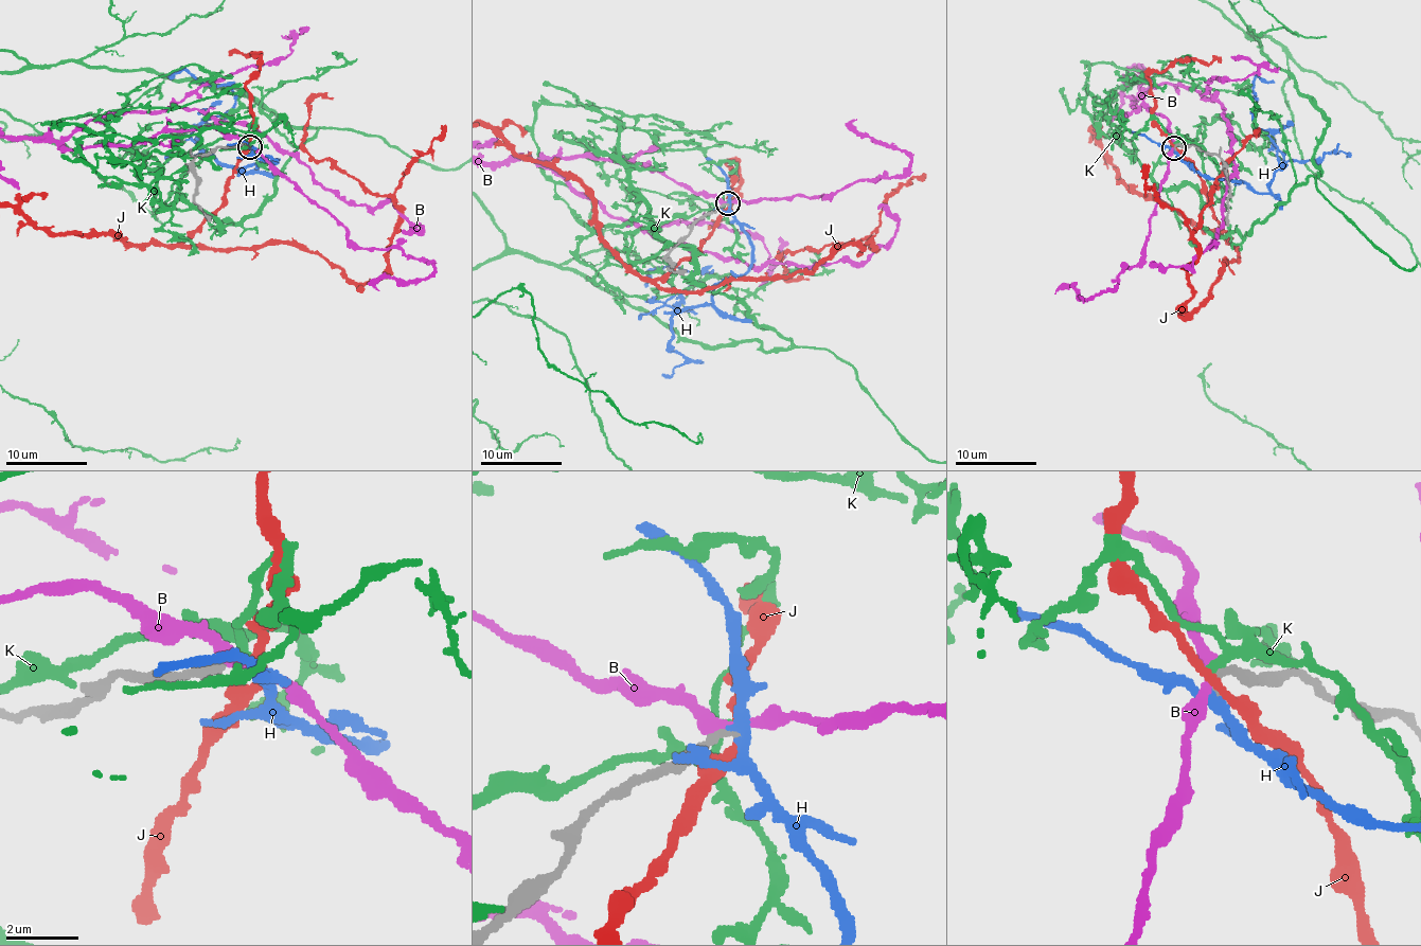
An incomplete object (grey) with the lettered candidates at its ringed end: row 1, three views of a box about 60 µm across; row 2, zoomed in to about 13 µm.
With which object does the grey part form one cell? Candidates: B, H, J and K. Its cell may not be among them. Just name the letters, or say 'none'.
H

